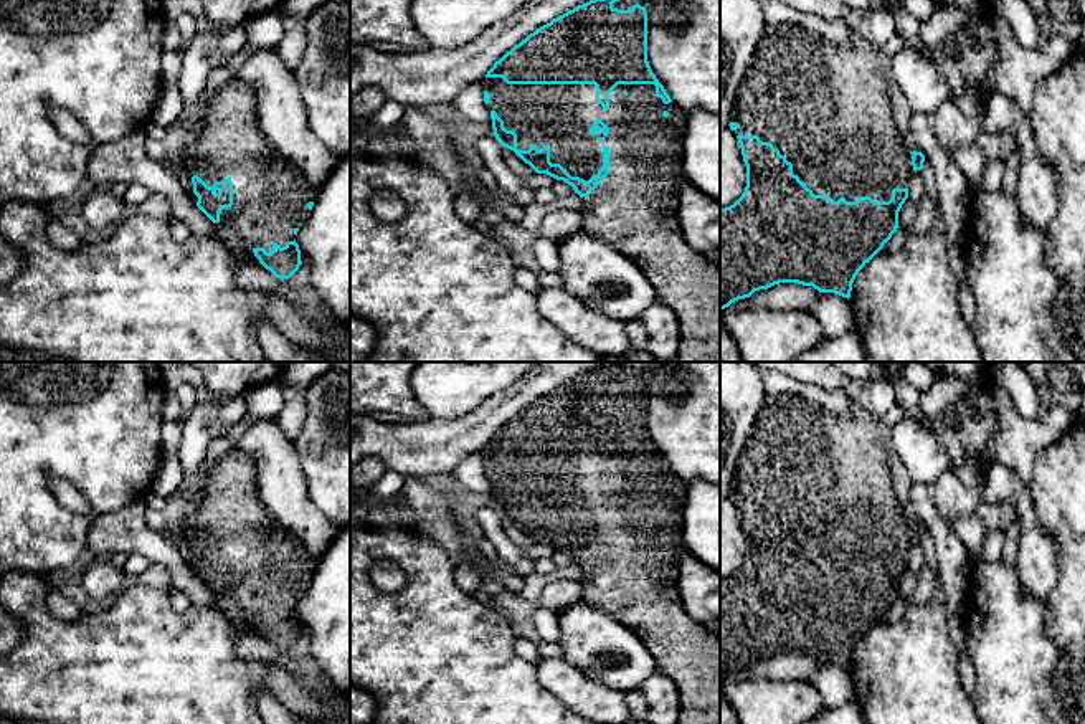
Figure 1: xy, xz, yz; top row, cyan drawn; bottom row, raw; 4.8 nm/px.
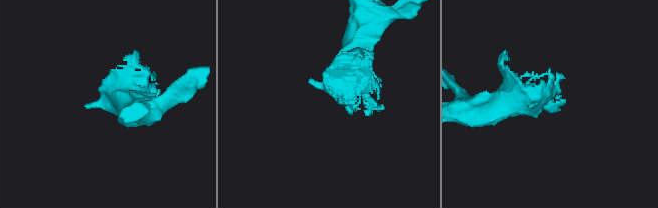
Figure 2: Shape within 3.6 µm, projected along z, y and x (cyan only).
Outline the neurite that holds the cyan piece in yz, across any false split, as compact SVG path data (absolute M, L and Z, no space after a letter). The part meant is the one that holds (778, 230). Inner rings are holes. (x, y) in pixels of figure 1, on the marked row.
M796 23L766 25L761 41L746 68L732 106L730 129L735 132L743 162L746 165L746 187L730 207L720 208L720 309L738 299L750 298L755 291L768 289L779 283L813 286L819 293L834 293L850 298L852 283L859 271L884 248L898 226L898 212L908 198L908 177L922 170L925 155L912 150L893 119L893 109L885 81L887 63L869 38L855 30L846 43L832 43Z

